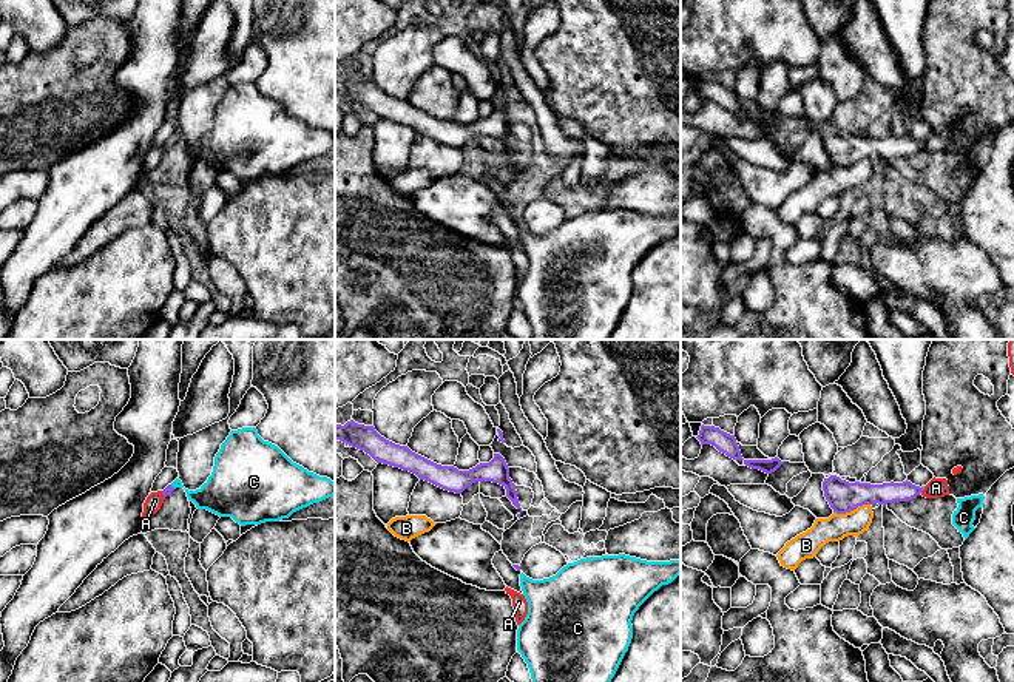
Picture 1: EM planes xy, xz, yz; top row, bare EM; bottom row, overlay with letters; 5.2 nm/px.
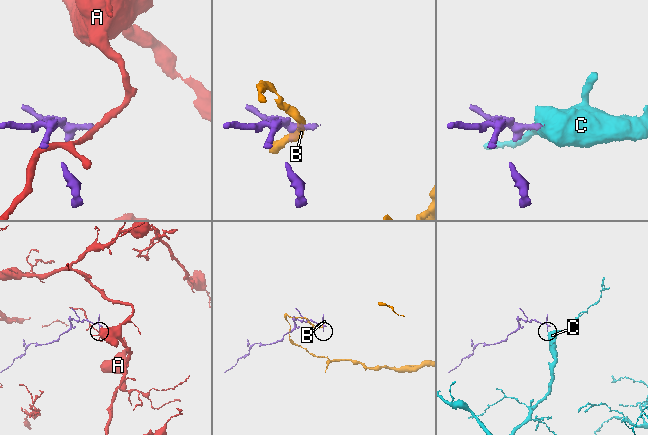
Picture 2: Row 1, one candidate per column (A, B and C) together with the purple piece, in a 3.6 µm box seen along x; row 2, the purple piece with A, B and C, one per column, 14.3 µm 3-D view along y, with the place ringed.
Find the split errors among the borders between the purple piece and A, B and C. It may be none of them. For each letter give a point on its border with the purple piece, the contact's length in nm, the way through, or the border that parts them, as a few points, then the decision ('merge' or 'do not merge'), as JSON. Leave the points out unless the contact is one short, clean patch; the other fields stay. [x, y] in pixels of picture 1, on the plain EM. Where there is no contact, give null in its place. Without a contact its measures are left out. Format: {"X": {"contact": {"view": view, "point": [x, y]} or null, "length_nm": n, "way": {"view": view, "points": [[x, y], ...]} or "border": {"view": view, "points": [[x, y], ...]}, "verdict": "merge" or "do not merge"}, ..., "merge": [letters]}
{"A": {"contact": {"view": "yz", "point": [922, 147]}, "length_nm": 30, "border": {"view": "yz", "points": [[923, 144], [922, 148]]}, "verdict": "do not merge"}, "B": {"contact": {"view": "yz", "point": [851, 164]}, "length_nm": 200, "border": {"view": "yz", "points": [[869, 158], [858, 159], [844, 167], [834, 167]]}, "verdict": "do not merge"}, "C": {"contact": {"view": "xy", "point": [172, 141]}, "length_nm": 40, "way": {"view": "xy", "points": [[168, 144], [172, 141], [218, 150]]}, "verdict": "merge"}, "merge": ["C"]}

